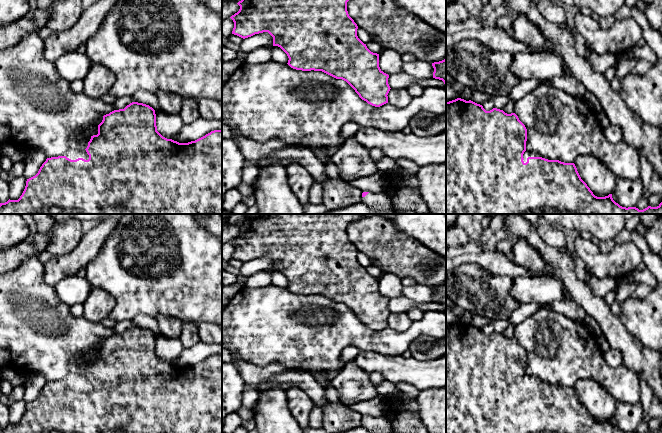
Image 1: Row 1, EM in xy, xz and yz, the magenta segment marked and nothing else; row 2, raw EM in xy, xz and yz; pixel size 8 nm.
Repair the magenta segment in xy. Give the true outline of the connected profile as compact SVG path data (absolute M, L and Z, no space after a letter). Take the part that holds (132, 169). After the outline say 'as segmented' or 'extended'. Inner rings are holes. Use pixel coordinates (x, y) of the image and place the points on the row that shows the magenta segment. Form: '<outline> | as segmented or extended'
M132 102L124 109L103 116L98 134L91 136L85 150L68 150L63 156L47 158L38 173L27 179L18 200L0 203L0 214L222 214L222 130L214 130L188 143L163 137L156 126L155 110L149 105Z | extended

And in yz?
M461 98L446 102L446 214L662 214L662 202L657 207L648 206L643 210L636 207L622 207L616 203L612 194L597 197L581 179L574 163L548 160L538 153L526 149L527 129L515 113L507 114L493 108L486 111L482 105Z | extended

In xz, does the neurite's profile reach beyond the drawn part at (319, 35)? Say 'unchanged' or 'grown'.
unchanged

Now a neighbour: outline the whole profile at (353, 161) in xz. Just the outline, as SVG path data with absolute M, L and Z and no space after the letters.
M354 137L343 141L331 161L339 170L339 178L346 182L371 176L378 171L369 150L360 145Z

